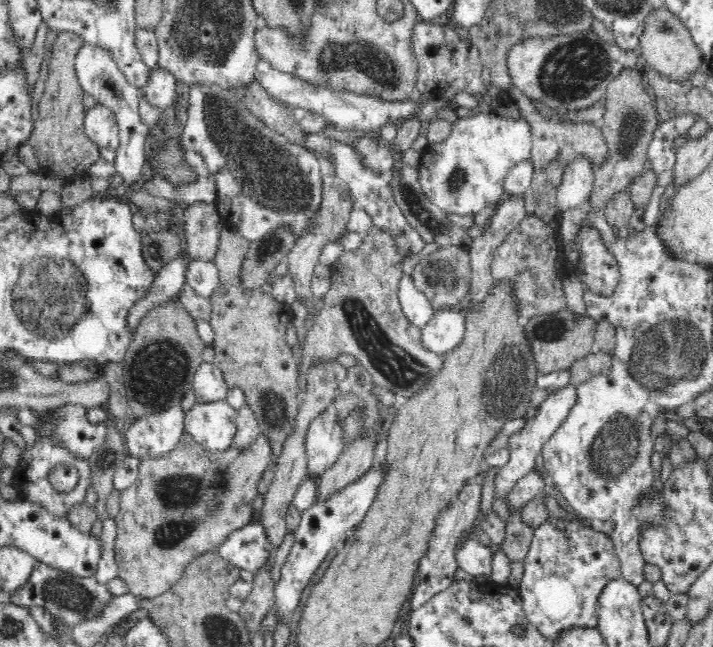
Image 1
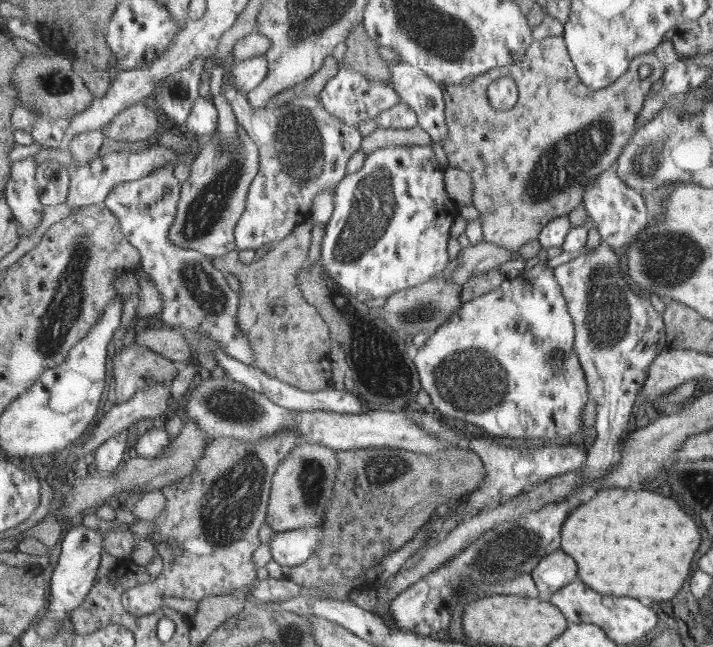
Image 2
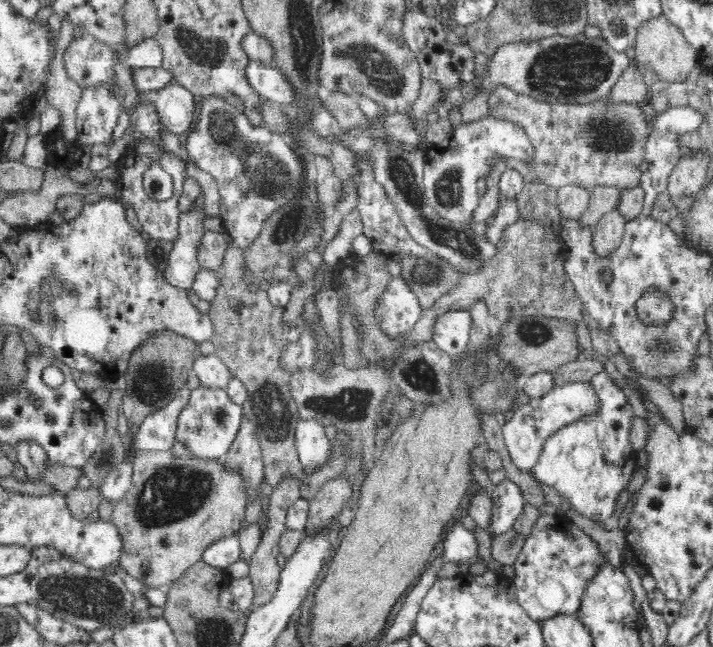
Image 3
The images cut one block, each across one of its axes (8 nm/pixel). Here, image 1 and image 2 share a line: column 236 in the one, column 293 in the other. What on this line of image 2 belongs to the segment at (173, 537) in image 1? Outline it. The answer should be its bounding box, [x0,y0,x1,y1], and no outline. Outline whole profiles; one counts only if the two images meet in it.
[267,441,342,533]

